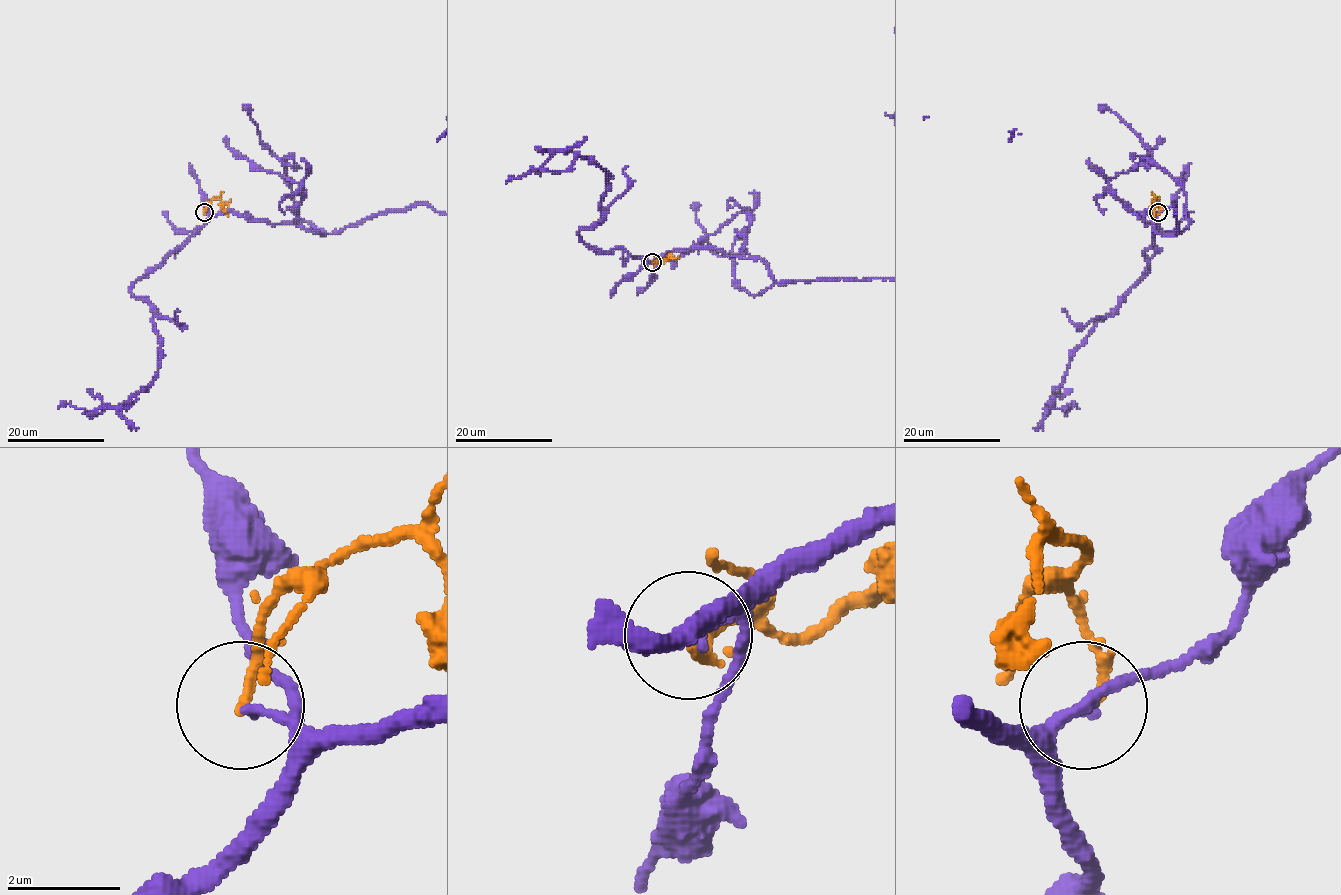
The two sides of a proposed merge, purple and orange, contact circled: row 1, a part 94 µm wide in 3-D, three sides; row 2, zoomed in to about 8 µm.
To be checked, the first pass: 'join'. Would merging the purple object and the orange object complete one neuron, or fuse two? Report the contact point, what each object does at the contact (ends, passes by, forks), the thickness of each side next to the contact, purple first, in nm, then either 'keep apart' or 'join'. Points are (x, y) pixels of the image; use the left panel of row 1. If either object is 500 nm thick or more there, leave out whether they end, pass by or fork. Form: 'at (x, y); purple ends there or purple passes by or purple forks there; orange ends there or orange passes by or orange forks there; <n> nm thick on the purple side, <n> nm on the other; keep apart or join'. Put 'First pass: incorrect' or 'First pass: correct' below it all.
at (204, 212); purple passes by; orange passes by; 120 nm thick on the purple side, 120 nm on the other; keep apart
First pass: incorrect

